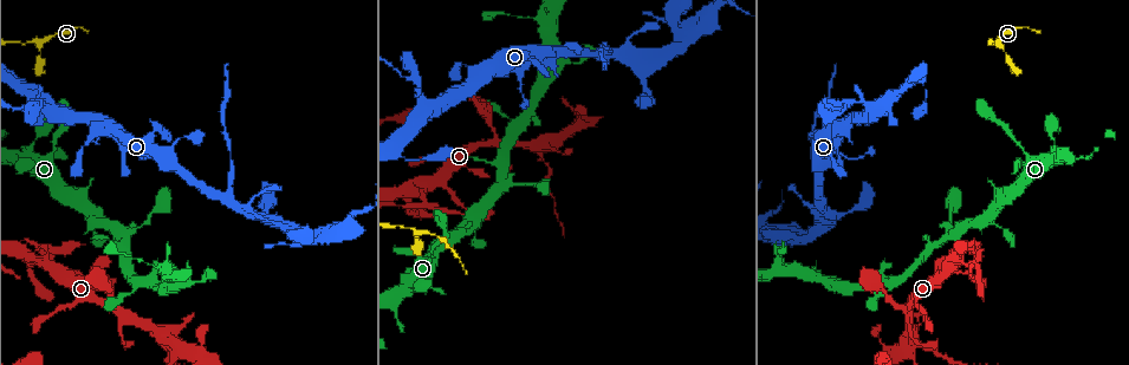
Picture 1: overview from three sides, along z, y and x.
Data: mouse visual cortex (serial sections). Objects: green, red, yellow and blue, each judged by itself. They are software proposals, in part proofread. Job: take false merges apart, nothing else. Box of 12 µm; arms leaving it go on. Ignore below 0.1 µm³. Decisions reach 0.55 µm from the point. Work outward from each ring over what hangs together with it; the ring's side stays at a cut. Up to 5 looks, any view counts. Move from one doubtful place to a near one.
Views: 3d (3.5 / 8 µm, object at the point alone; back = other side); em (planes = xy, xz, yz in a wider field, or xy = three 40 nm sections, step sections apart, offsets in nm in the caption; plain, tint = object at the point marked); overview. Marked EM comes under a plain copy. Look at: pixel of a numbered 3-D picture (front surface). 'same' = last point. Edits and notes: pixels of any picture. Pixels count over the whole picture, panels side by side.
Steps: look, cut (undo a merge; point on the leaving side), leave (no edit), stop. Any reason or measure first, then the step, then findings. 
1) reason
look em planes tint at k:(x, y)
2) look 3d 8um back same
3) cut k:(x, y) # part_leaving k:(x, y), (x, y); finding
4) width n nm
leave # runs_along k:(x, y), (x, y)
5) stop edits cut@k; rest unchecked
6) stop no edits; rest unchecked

look em xy step 3 tint at 1:(27, 43)

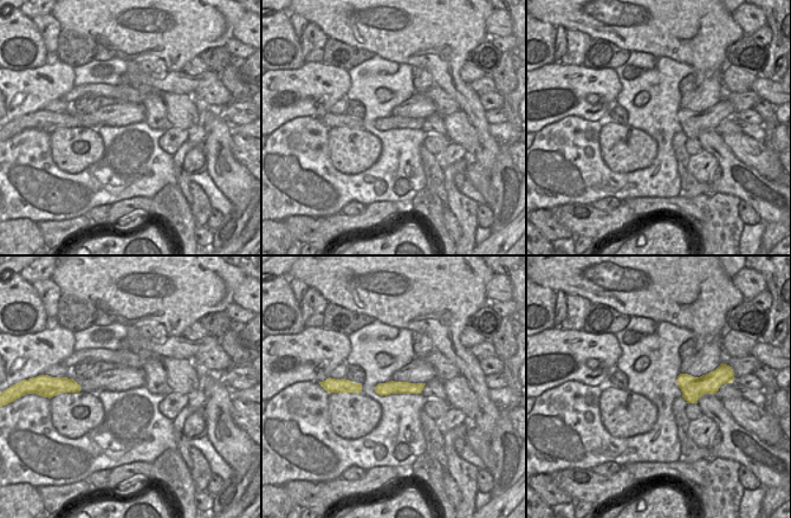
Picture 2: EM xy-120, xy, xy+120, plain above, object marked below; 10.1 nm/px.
look 3d 3.5um same

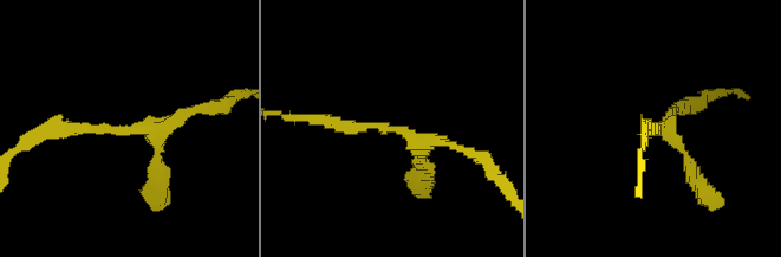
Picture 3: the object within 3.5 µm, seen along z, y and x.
leave # runs_along 2:(420, 386), (417, 388), (377, 389); continuous, no second cell

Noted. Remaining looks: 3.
thick turns thin
look 3d 3.5um at 1:(425, 106)

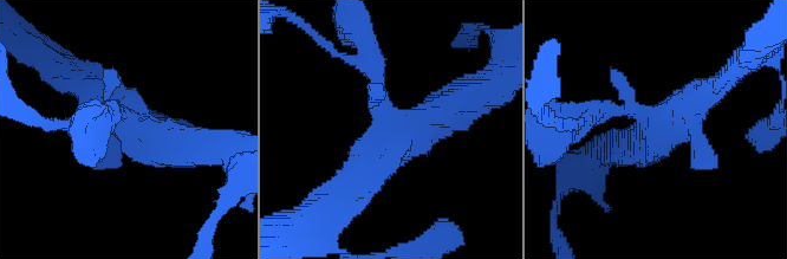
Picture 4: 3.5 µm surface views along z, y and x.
now the EM
look em xy step 1 tint at 4:(391, 128)

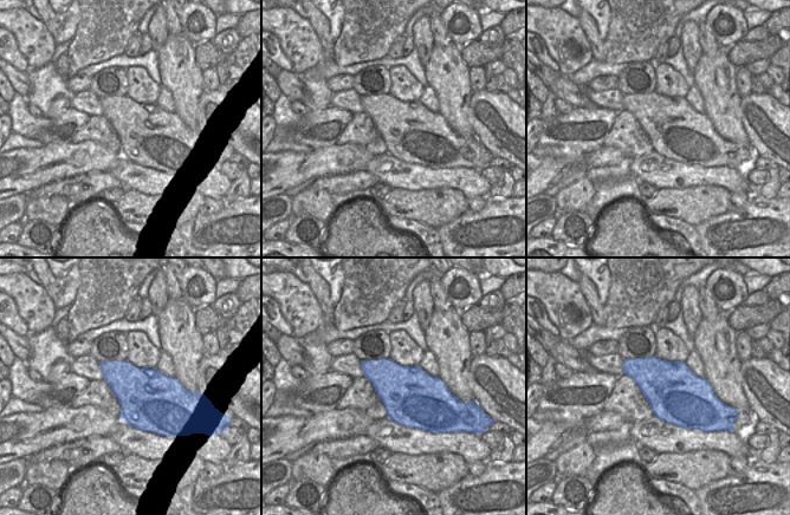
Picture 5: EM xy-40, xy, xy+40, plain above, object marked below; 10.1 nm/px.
leave # runs_along 4:(466, 96), (389, 147), (350, 187); all the same cell

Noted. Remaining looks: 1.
stop no edits; rest unchecked

